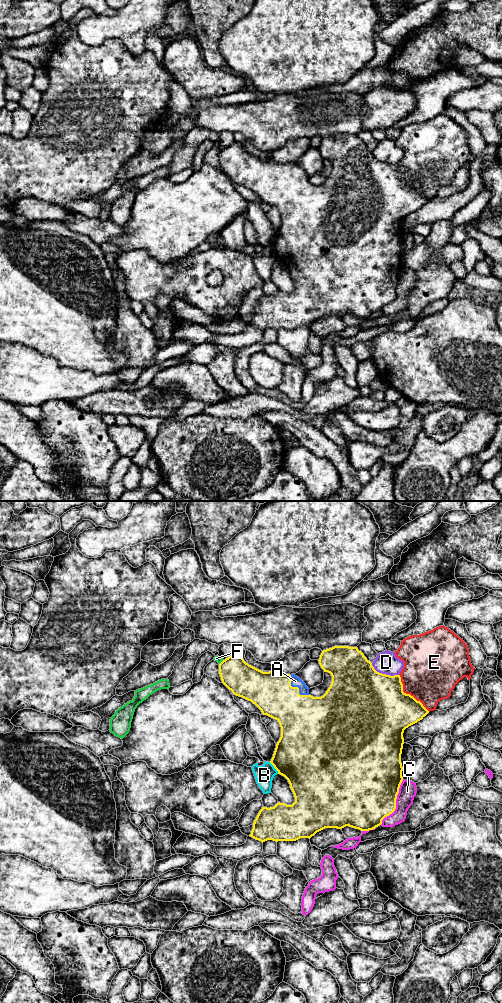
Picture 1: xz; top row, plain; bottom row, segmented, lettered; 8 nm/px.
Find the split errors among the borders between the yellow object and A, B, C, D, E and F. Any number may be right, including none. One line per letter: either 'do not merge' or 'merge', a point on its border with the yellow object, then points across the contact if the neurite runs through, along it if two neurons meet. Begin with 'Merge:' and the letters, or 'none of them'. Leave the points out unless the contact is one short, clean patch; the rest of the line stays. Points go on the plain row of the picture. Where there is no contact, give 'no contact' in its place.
Merge: A
A: merge | xz (297, 175)
B: do not merge | xz (274, 255)
C: do not merge | xz (395, 291)
D: do not merge | xz (384, 162)
E: do not merge | xz (408, 182)
F: do not merge | xz (221, 150)

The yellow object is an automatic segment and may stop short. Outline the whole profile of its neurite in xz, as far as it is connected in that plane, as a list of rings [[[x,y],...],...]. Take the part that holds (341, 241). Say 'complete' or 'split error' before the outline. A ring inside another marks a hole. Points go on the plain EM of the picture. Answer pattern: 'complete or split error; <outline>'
split error; [[[334,134],[332,136],[323,138],[319,152],[324,160],[328,160],[332,164],[332,170],[326,181],[321,185],[313,185],[309,182],[309,176],[306,172],[294,162],[276,162],[272,158],[269,160],[263,160],[244,149],[244,147],[236,142],[232,141],[231,144],[223,148],[219,152],[219,162],[222,171],[232,179],[236,184],[242,185],[255,192],[262,200],[263,203],[267,203],[273,207],[276,207],[281,215],[281,225],[276,232],[276,236],[270,251],[278,259],[278,262],[284,264],[294,282],[295,290],[292,293],[287,293],[278,290],[274,295],[262,295],[259,299],[256,307],[253,311],[253,317],[250,325],[261,329],[262,331],[267,328],[273,329],[296,329],[300,326],[311,326],[317,320],[325,316],[337,316],[342,317],[346,314],[359,317],[361,319],[373,318],[382,312],[382,308],[392,302],[396,297],[396,287],[399,281],[400,273],[403,269],[402,265],[402,251],[401,242],[404,232],[403,221],[406,216],[422,208],[429,199],[423,194],[420,189],[417,189],[410,182],[403,180],[403,172],[401,170],[400,163],[386,163],[377,160],[372,151],[367,148],[364,142],[358,138],[357,135],[349,134]]]

